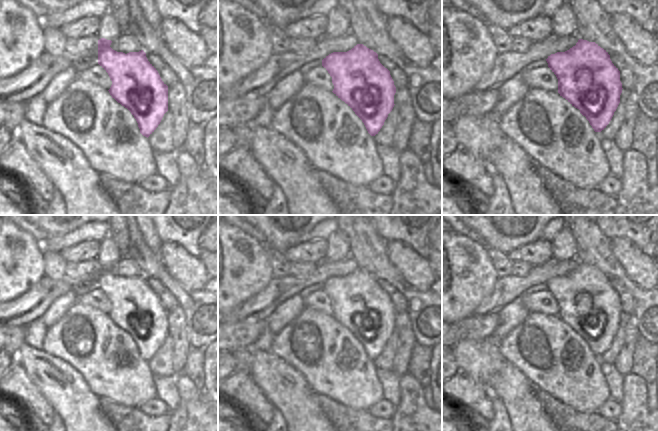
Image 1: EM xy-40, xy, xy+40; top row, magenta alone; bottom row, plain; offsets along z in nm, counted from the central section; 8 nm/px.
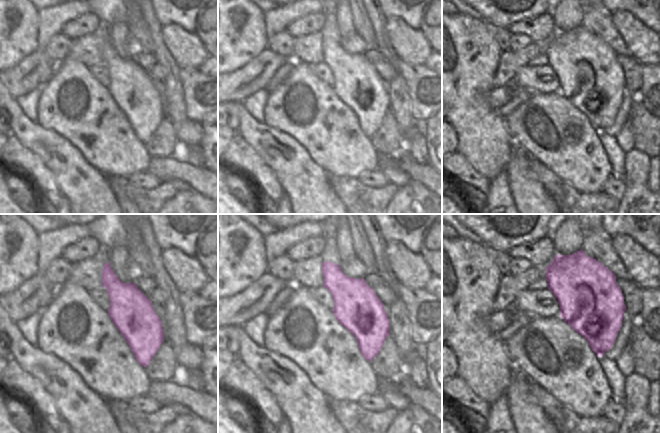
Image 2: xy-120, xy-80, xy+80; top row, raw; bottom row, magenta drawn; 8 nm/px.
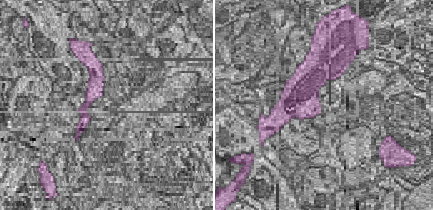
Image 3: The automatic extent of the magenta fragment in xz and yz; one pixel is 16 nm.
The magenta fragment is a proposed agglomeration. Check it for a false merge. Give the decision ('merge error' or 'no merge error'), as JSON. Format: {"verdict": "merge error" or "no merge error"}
{"verdict": "no merge error"}

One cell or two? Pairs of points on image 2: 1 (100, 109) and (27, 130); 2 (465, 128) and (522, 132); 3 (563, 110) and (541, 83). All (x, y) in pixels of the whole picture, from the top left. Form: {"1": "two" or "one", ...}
{"1": "two", "2": "two", "3": "two"}

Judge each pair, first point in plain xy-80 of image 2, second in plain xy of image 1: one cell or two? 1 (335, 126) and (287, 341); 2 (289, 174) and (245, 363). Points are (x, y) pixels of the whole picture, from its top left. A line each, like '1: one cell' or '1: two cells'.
1: one cell
2: two cells

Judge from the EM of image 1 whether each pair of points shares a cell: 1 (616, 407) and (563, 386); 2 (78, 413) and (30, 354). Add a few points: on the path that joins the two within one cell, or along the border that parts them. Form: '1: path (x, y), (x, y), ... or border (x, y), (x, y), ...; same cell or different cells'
1: border (609, 397), (595, 412); different cells
2: path (68, 398), (46, 376), (42, 369); same cell

